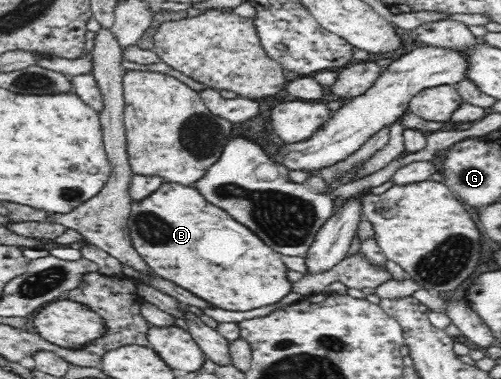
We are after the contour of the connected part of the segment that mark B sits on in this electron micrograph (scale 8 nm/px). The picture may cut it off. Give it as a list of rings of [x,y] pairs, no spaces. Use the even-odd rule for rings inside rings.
[[[164,182],[152,195],[143,200],[132,202],[131,212],[127,221],[129,234],[131,235],[131,245],[135,251],[144,259],[145,265],[149,270],[161,279],[166,279],[176,283],[177,287],[182,287],[186,291],[196,295],[197,298],[204,299],[205,302],[211,303],[211,307],[220,308],[226,311],[246,312],[258,309],[264,306],[277,303],[283,297],[286,297],[292,290],[292,283],[288,280],[288,267],[283,263],[282,255],[273,251],[268,245],[265,245],[256,235],[252,235],[252,231],[240,223],[236,223],[228,213],[224,213],[218,207],[212,207],[210,203],[204,201],[204,196],[196,191],[192,185],[185,186],[178,183]],[[237,269],[244,269],[242,275],[237,275]]]

